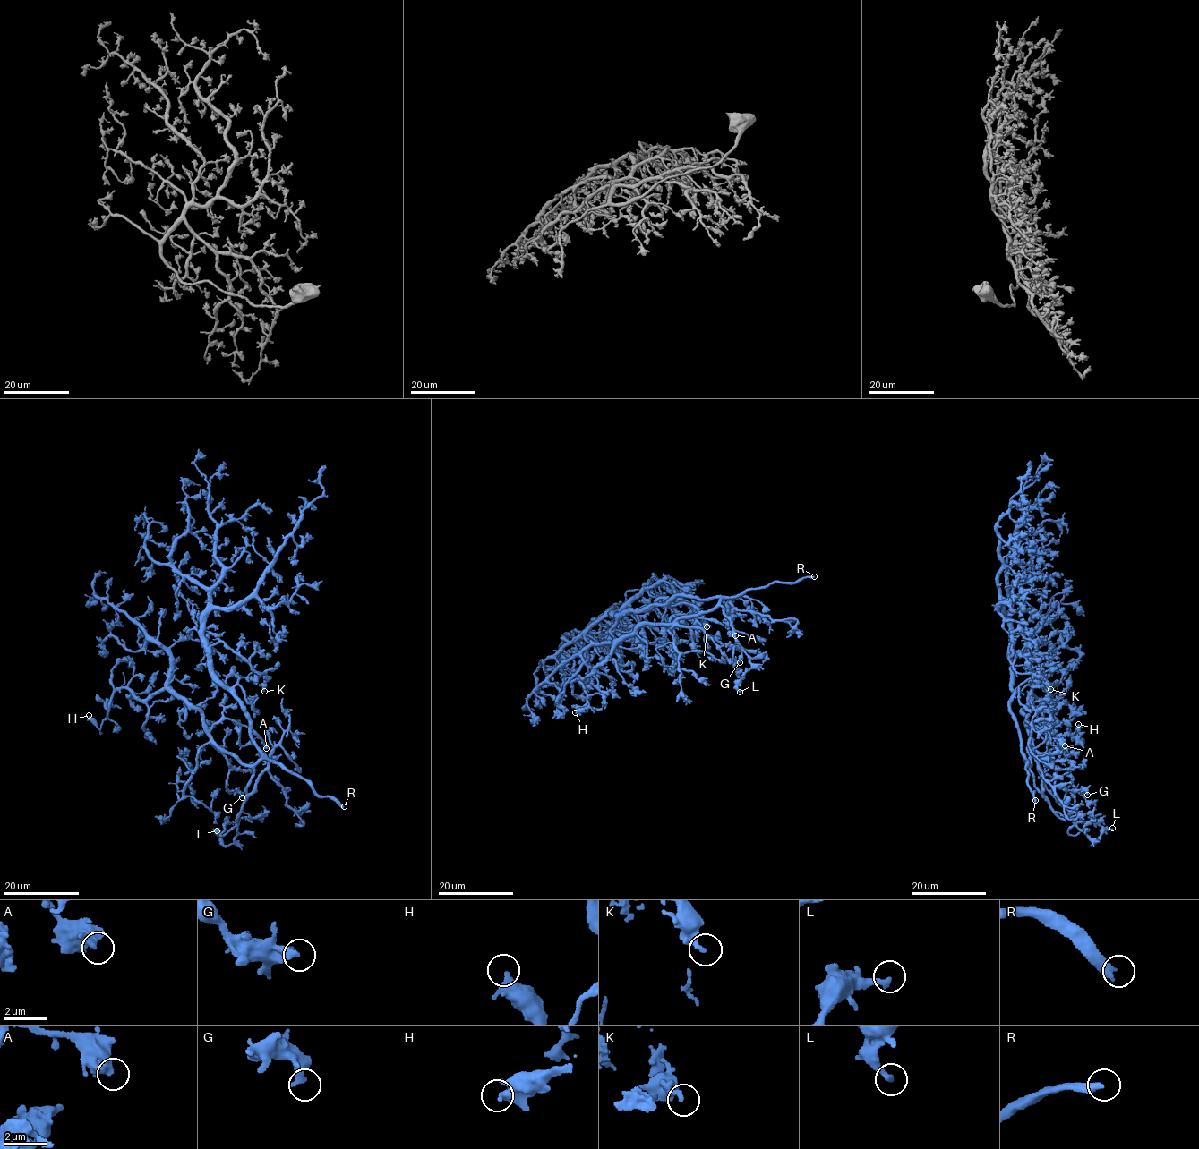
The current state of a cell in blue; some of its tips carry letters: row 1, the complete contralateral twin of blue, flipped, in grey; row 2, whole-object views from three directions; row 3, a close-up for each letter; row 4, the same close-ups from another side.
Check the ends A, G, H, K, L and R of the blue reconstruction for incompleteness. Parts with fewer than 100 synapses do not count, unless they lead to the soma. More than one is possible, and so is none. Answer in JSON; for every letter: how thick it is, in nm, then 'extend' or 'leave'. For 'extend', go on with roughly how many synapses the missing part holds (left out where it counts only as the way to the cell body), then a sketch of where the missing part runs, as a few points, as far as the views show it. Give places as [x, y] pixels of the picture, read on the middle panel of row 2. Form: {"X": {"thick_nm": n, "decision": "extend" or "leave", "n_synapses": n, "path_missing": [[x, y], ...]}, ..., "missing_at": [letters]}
{"A": {"thick_nm": 600, "decision": "leave"}, "G": {"thick_nm": 360, "decision": "leave"}, "H": {"thick_nm": 320, "decision": "leave"}, "K": {"thick_nm": 300, "decision": "leave"}, "L": {"thick_nm": 300, "decision": "leave"}, "R": {"thick_nm": 400, "decision": "extend", "path_missing": [[814, 576], [842, 563], [848, 556]]}, "missing_at": ["R"]}

